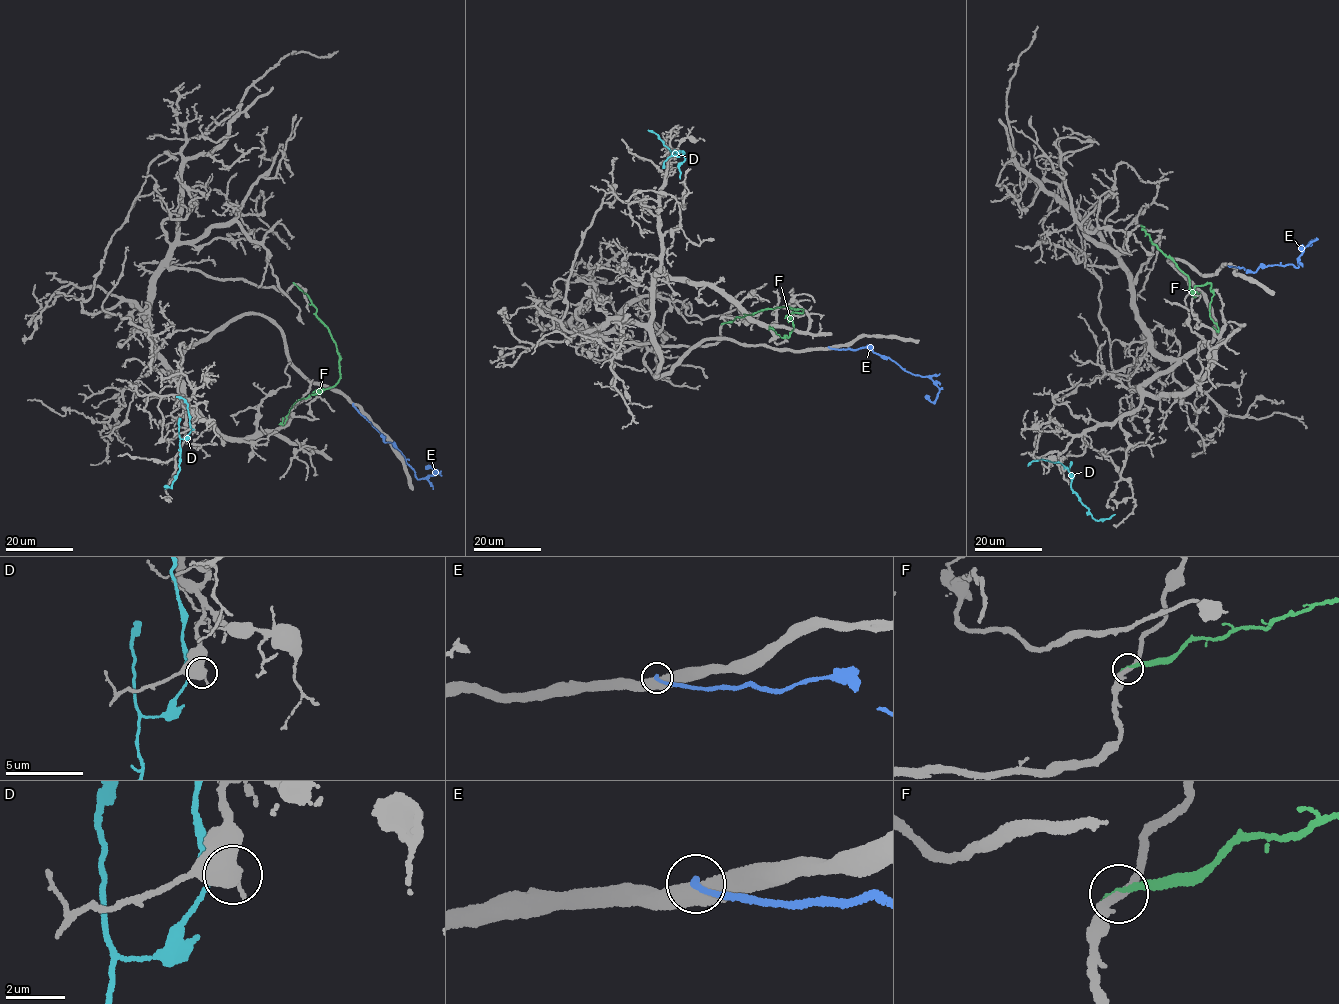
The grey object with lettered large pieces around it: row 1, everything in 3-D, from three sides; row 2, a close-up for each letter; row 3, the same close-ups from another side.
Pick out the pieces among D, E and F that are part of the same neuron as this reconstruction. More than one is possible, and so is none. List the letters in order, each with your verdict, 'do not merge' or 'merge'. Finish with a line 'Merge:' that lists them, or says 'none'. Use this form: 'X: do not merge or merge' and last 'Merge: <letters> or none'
D: do not merge
E: do not merge
F: do not merge
Merge: none

